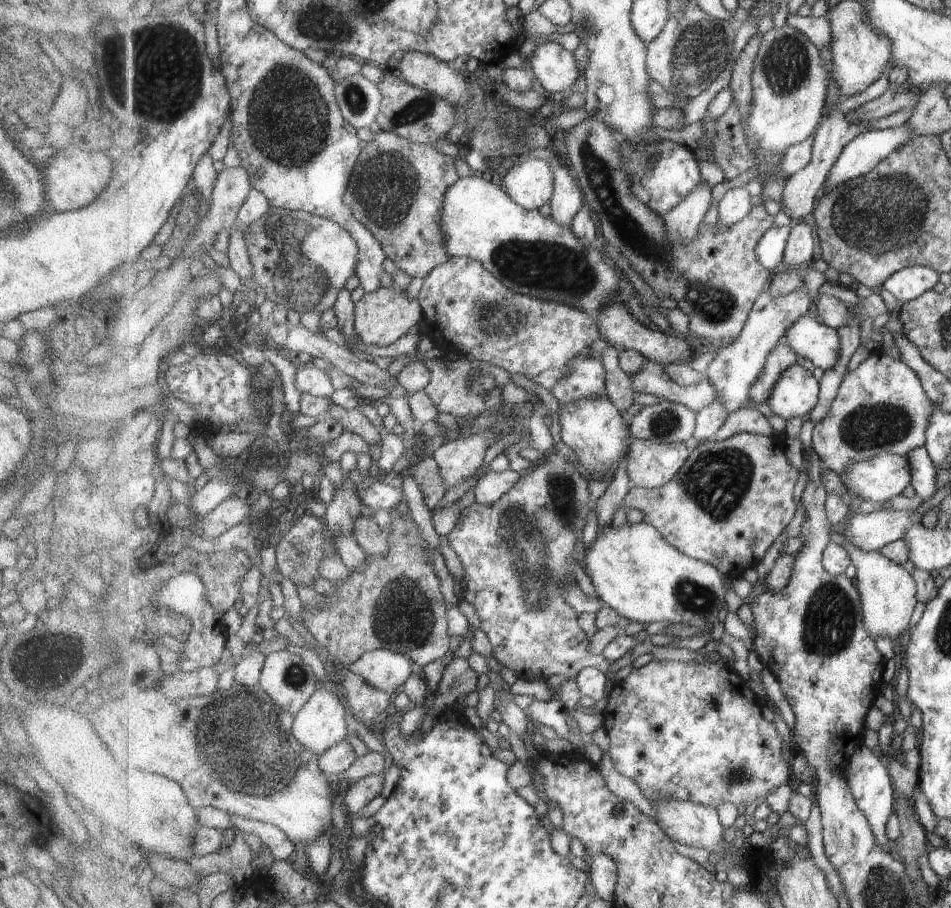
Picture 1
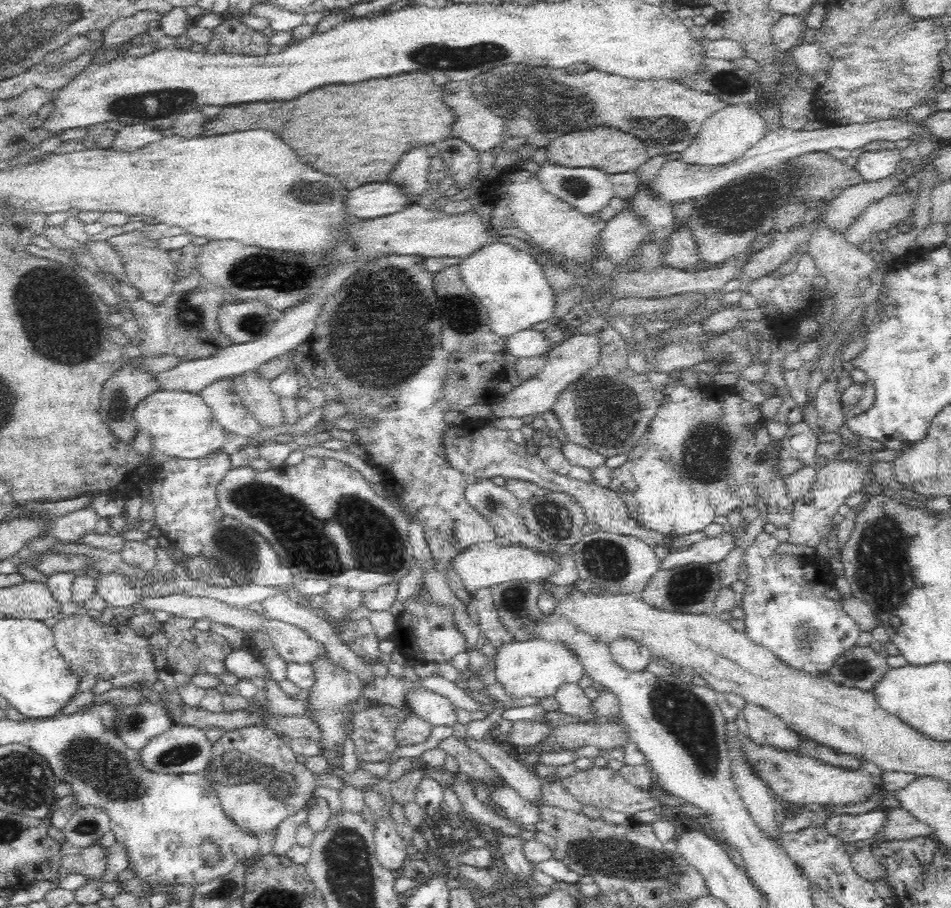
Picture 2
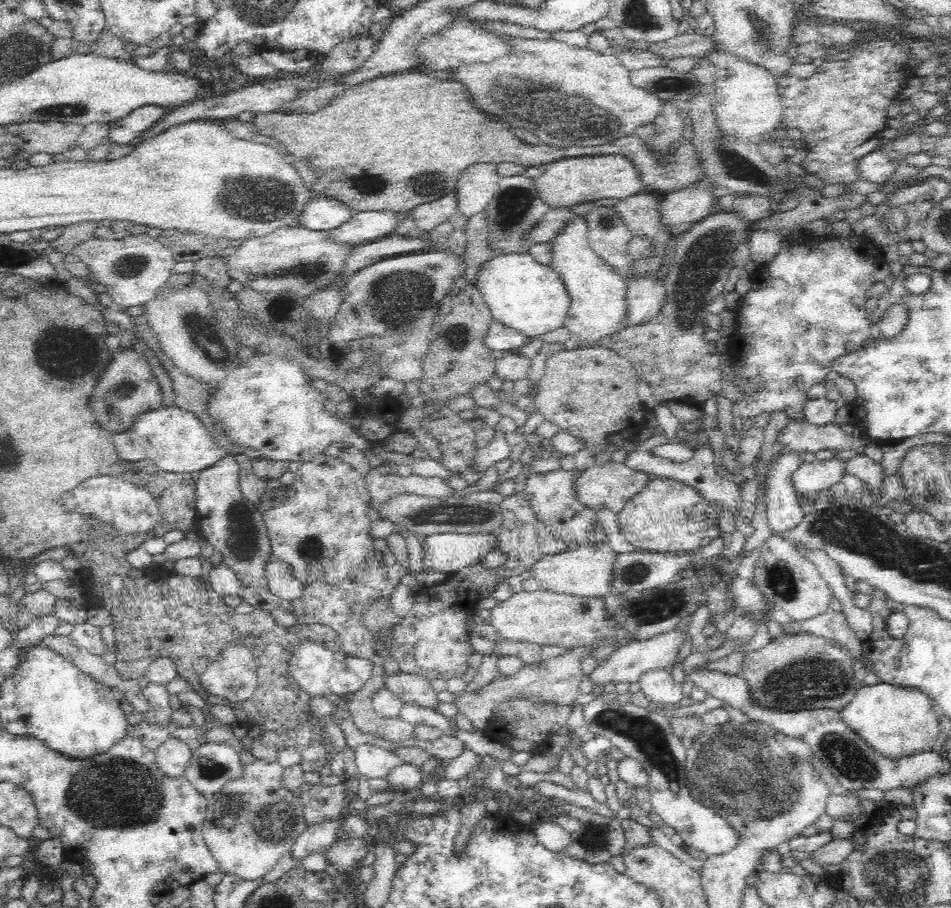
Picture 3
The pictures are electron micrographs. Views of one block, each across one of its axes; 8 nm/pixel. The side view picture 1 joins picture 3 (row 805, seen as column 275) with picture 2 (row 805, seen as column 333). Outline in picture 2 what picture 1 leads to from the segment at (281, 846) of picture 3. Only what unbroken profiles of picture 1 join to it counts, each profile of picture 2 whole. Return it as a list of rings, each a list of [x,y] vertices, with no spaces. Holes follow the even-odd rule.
[[[250,726],[222,735],[214,742],[212,758],[203,773],[214,787],[224,815],[253,838],[276,832],[284,820],[306,807],[318,786],[338,791],[344,788],[344,781],[335,775],[312,774],[296,760],[289,744],[271,729]]]

